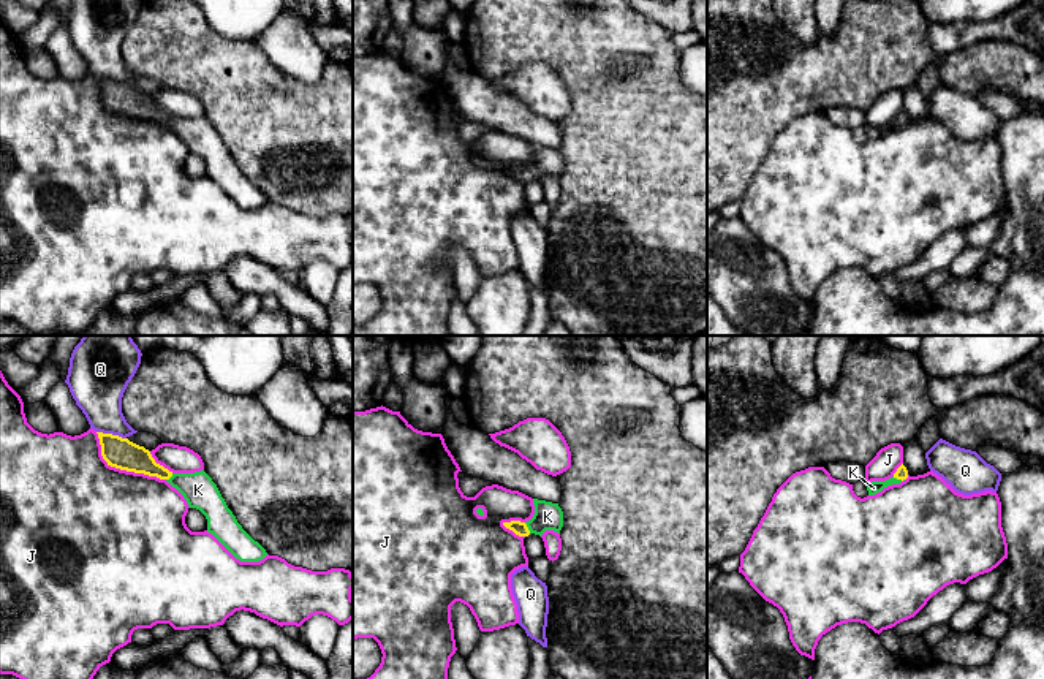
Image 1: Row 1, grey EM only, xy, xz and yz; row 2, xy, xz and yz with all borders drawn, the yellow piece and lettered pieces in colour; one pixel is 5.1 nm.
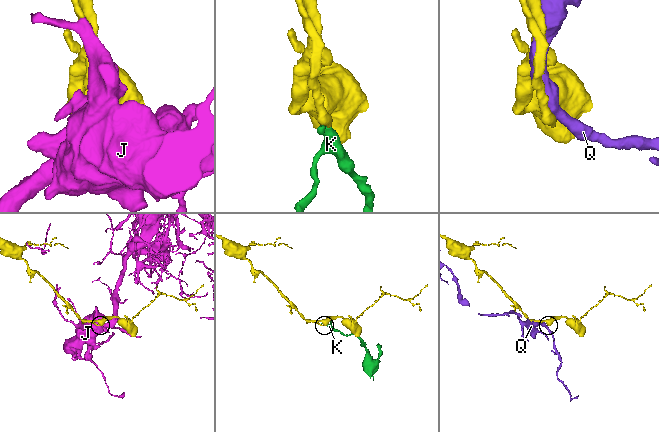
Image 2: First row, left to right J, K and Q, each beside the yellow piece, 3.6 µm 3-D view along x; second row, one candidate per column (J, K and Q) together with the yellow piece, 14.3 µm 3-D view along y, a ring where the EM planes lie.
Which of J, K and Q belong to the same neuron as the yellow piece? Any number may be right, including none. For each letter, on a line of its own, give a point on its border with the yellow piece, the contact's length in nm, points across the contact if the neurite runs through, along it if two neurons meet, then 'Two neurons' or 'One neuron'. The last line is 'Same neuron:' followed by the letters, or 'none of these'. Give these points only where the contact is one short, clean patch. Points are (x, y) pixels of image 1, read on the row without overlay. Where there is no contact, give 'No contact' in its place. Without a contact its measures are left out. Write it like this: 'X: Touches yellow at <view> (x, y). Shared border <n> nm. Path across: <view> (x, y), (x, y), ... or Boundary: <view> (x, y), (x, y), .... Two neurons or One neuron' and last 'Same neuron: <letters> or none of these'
J: Touches yellow at xy (122, 114). Shared border 440 nm. Two neurons
K: Touches yellow at xz (527, 173). Shared border 70 nm. Path across: xz (521, 174), (527, 173), (538, 170), (548, 162). One neuron
Q: Touches yellow at xy (111, 79). Shared border 160 nm. Two neurons
Same neuron: K

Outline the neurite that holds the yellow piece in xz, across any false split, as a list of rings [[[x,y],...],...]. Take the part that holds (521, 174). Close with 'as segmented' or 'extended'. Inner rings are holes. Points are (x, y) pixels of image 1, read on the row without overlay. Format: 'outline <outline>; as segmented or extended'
outline [[[533,144],[535,160],[530,166],[511,166],[503,171],[513,176],[519,182],[528,182],[530,179],[543,180],[546,176],[560,179],[563,173],[563,157],[558,149]]]; extended

